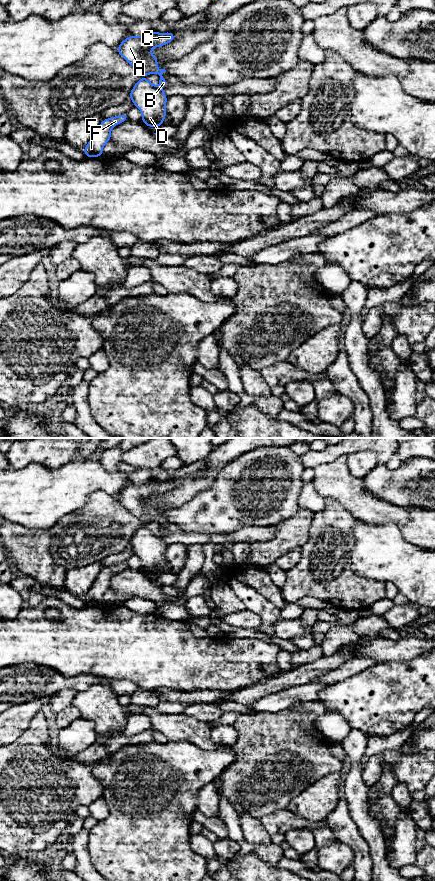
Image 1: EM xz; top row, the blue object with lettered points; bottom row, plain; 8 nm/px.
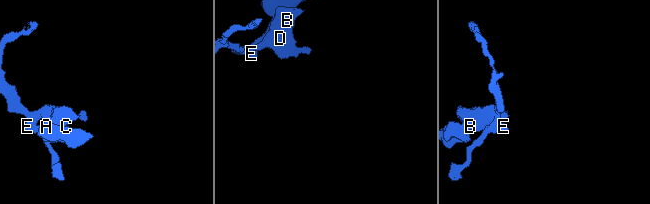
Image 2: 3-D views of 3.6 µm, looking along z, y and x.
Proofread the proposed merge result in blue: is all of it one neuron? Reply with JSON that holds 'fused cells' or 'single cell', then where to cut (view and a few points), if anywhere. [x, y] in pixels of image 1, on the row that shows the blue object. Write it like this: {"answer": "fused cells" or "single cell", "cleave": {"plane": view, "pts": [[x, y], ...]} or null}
{"answer": "fused cells", "cleave": {"plane": "xz", "pts": [[156, 67], [150, 72], [143, 73]]}}

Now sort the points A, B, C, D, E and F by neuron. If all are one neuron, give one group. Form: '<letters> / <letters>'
A C / B D E F

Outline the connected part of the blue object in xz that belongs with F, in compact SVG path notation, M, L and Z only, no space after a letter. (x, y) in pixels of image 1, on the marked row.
M127 113L103 119L91 140L83 149L85 156L89 158L103 156L102 150L104 145L111 141L110 133L112 128L127 120L129 120Z

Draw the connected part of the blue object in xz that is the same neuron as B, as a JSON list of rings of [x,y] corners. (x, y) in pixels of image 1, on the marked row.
[[[156,68],[151,73],[143,73],[143,75],[157,73],[159,75],[160,84],[158,87],[153,85],[146,78],[140,78],[129,94],[134,106],[141,111],[141,121],[147,127],[164,125],[163,120],[166,118],[166,102],[168,97],[165,95],[162,87],[169,83],[161,74],[162,72],[166,72],[166,70]]]

